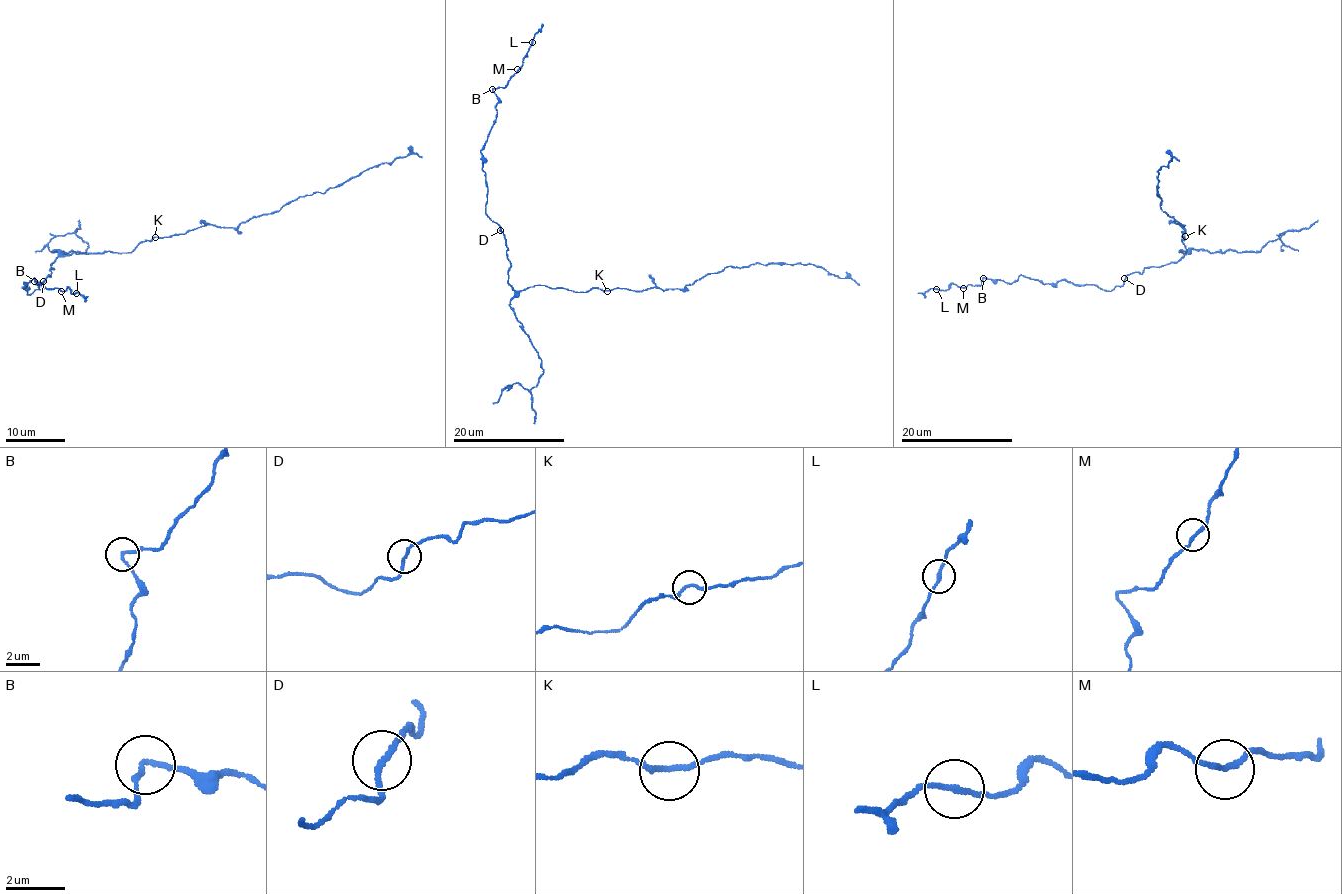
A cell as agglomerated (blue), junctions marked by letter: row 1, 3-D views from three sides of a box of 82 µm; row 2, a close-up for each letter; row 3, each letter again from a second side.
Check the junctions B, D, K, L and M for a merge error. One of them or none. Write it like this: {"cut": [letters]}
{"cut": []}

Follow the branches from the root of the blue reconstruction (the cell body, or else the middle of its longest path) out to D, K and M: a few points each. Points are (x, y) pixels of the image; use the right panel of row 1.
D: (1179, 251), (1184, 254), (1176, 261), (1148, 267), (1141, 274), (1130, 272), (1124, 278)
K: (1179, 251), (1186, 251), (1181, 242), (1184, 236)
M: (1179, 251), (1184, 254), (1176, 261), (1130, 272), (1110, 291), (1022, 275), (963, 288)

